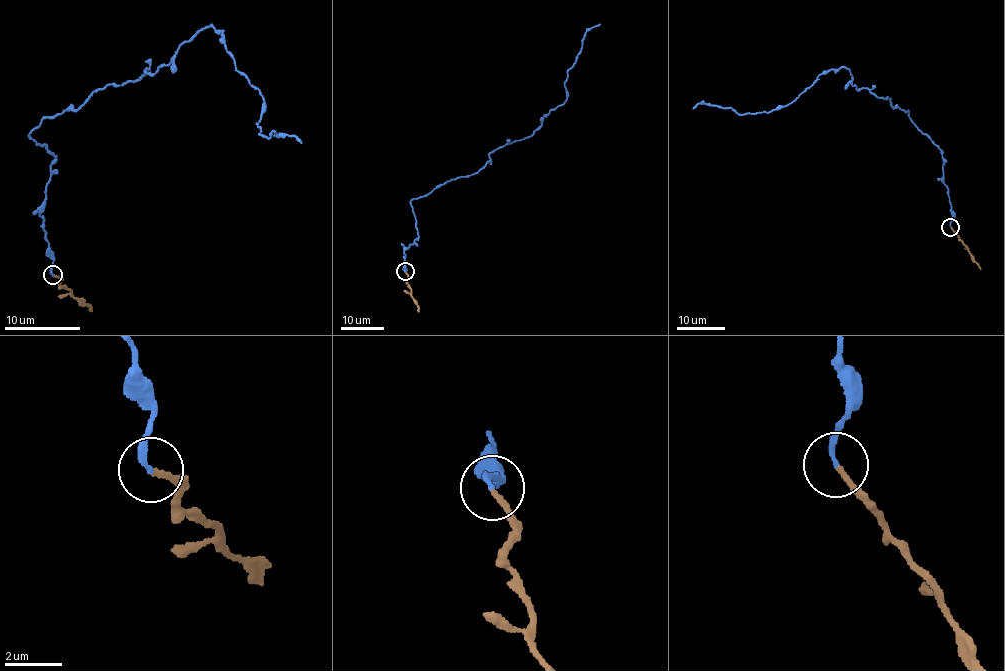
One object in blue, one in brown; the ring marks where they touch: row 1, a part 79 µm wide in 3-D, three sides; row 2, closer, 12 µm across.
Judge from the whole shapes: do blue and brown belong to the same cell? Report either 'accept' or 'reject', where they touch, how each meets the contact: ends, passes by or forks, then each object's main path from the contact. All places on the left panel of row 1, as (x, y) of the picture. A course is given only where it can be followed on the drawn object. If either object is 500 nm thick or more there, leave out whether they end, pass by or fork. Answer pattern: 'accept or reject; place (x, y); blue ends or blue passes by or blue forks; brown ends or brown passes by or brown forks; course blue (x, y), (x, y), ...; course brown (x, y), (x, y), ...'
reject; place (53, 275); blue ends; brown ends; course blue (52, 275), (54, 158), (30, 132), (199, 32), (222, 31), (263, 99), (259, 134), (302, 142); course brown (52, 276), (59, 278), (62, 286), (92, 311)

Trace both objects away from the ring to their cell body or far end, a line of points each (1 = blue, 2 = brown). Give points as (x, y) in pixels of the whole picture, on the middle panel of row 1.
1: (405, 271), (418, 230), (411, 200), (475, 174), (495, 149), (534, 132), (566, 100), (567, 71), (600, 24)
2: (405, 271), (418, 312)

